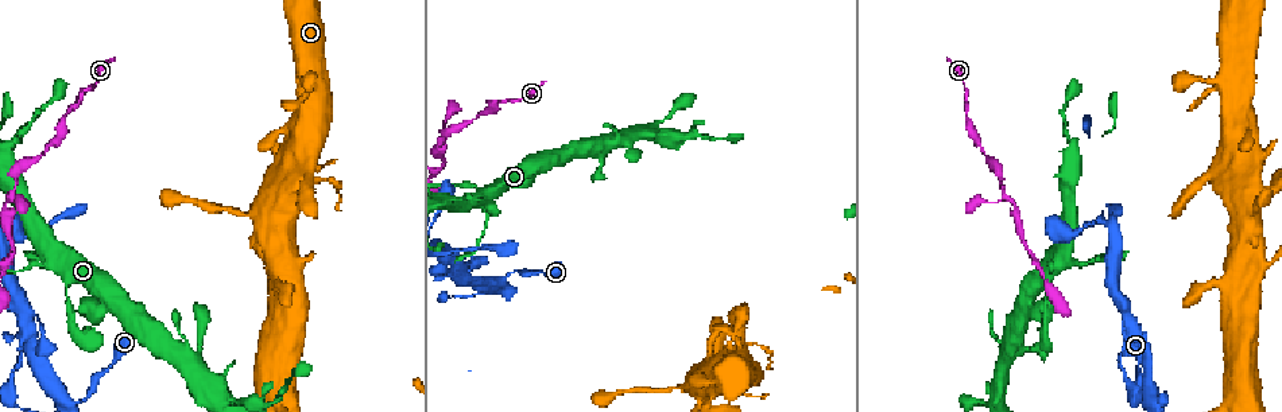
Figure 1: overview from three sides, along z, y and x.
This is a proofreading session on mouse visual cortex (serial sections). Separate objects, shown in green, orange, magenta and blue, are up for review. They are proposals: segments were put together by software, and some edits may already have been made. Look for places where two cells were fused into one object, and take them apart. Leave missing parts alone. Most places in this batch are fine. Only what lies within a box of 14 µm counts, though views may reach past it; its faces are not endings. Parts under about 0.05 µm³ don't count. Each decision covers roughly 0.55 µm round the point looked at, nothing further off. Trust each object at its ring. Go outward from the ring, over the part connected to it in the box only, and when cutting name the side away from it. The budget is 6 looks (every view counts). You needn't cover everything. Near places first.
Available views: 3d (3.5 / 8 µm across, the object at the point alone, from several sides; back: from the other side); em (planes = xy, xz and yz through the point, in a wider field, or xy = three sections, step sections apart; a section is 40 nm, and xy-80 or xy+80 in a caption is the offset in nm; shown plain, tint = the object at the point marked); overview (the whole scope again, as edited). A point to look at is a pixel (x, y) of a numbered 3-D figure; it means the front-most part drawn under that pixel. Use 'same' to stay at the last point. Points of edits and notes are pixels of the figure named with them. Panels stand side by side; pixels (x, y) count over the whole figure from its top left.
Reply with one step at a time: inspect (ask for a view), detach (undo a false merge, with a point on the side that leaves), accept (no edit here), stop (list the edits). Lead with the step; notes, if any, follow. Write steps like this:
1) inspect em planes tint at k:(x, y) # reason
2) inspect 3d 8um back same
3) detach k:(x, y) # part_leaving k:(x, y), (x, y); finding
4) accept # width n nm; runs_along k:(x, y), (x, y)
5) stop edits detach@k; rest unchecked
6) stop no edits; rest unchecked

inspect 3d 3.5um at 1:(443, 125) # thin neck

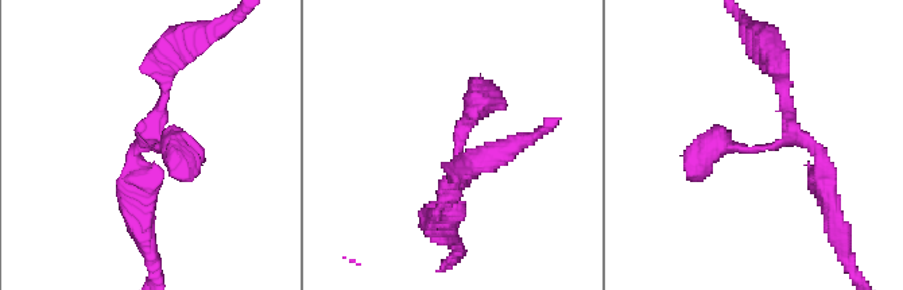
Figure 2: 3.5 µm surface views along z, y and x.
accept # runs_along 2:(465, 178), (461, 130), (495, 85); all the same cell

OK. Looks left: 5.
inspect 3d 3.5um back at 1:(71, 316) # sharp bend

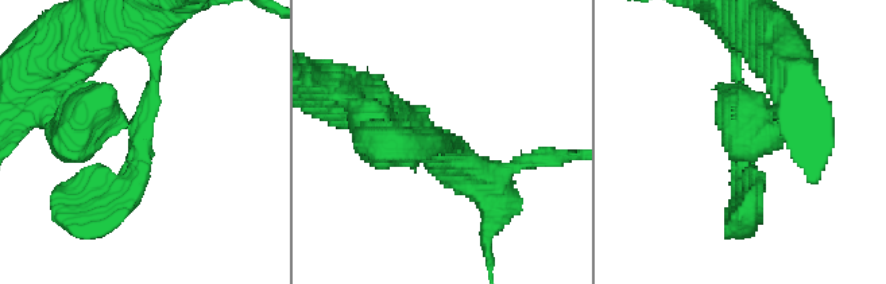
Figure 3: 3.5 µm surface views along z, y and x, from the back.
inspect em xy step 2 tint at 3:(140, 136)

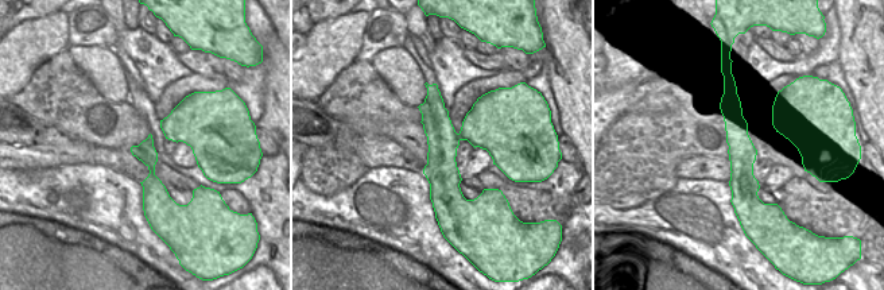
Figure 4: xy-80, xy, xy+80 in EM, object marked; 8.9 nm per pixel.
accept # runs_along 3:(69, 128), (127, 203); all the same cell

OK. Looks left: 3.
inspect 3d 3.5um at 1:(1148, 403) # small branch off a trunk

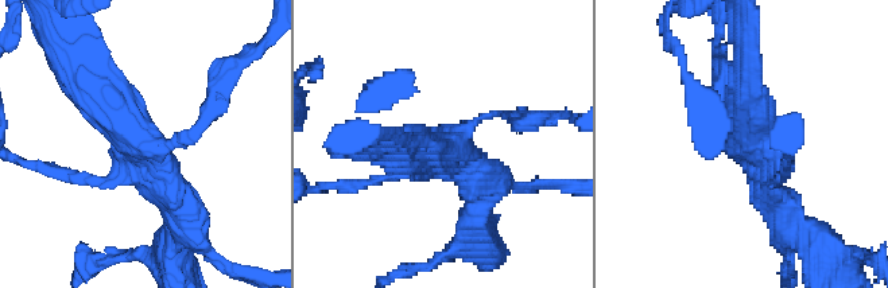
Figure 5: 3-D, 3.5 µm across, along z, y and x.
inspect em xy step 3 tint at 5:(443, 148) # arms 4; arm_widths 100, 150, 300, 450 nm; shape alone is not enough

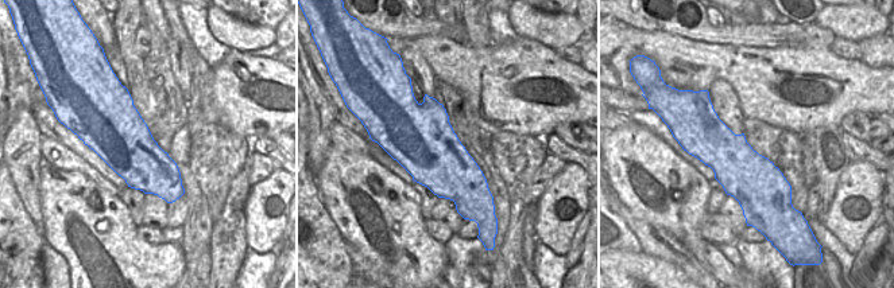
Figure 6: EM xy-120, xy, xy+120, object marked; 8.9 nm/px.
accept # runs_along 5:(212, 111), (192, 136), (146, 144), (80, 69); continuous, no second cell

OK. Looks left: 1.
stop no edits; rest unchecked

